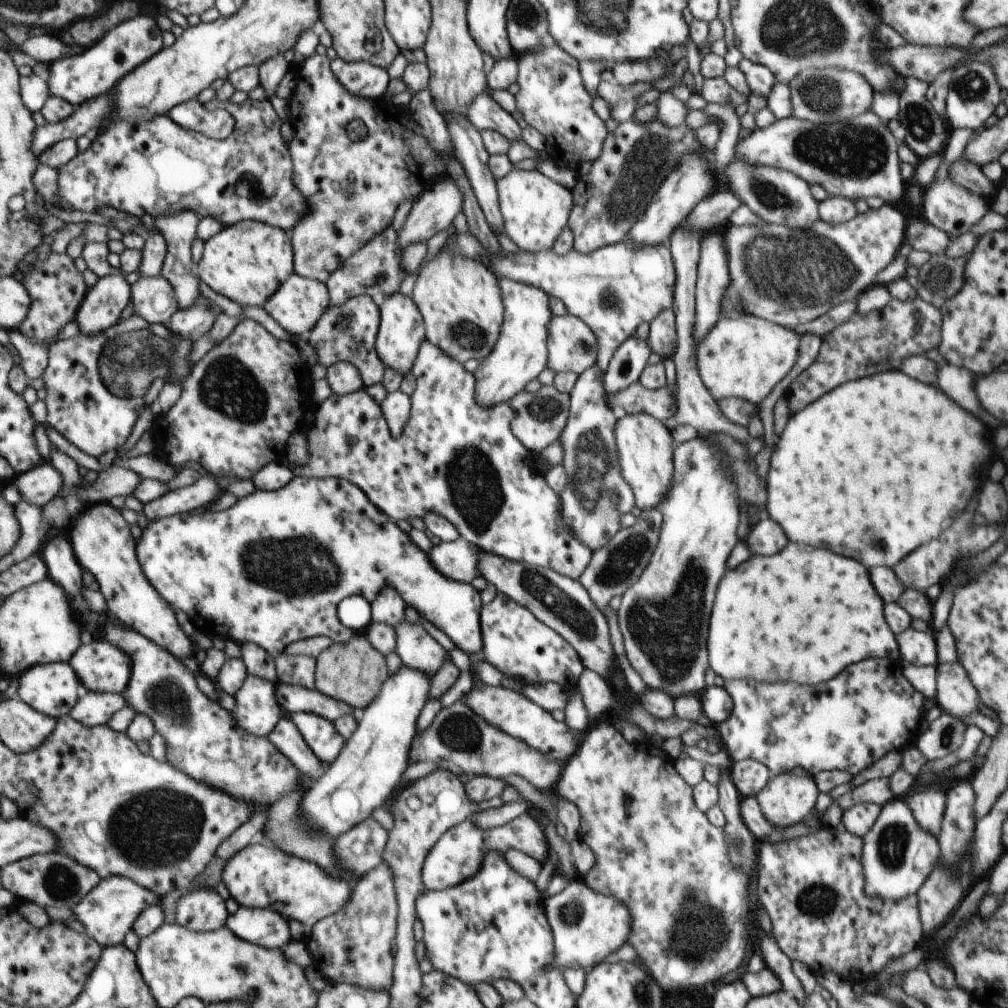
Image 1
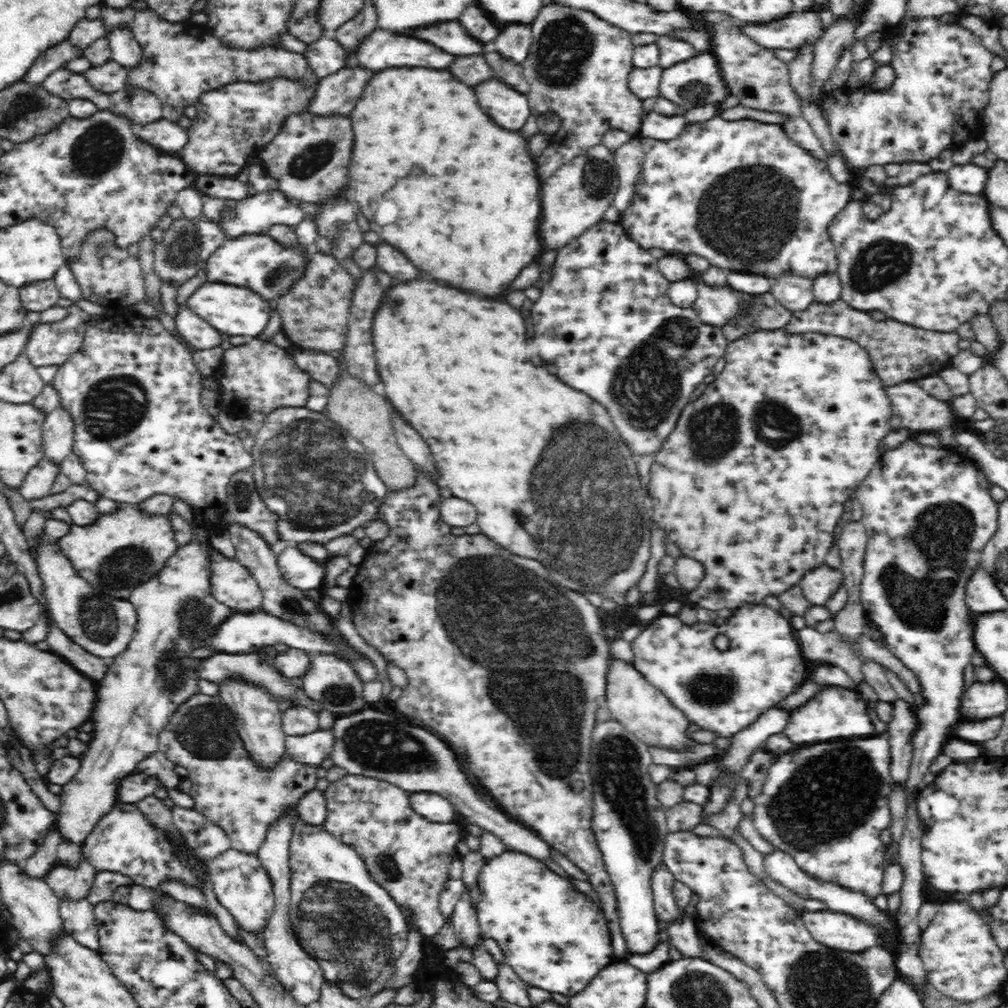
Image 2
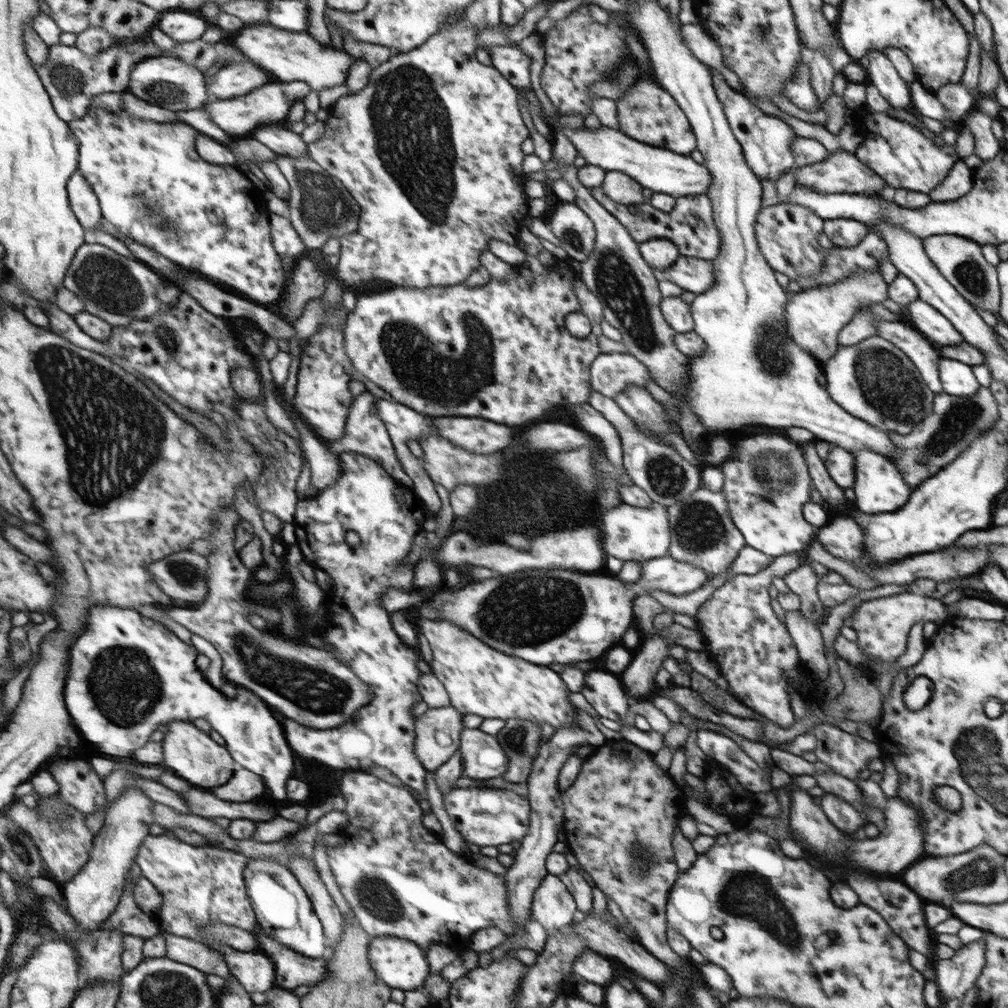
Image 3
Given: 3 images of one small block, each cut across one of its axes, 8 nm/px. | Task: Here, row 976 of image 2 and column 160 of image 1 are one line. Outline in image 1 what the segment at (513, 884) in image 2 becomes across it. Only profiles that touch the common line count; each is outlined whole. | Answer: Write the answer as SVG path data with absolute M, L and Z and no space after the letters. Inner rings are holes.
M297 476L286 488L278 491L259 489L251 496L240 499L232 508L222 512L210 512L209 510L206 510L204 514L186 512L175 516L166 516L166 518L160 518L160 520L148 521L148 526L144 528L142 538L138 540L138 551L140 562L143 563L148 580L172 604L176 612L178 610L188 612L197 628L210 636L222 637L224 640L238 640L238 642L242 642L242 645L248 642L260 644L274 658L284 654L285 650L296 642L310 640L318 636L330 636L335 643L351 642L358 633L352 628L348 628L340 620L340 604L346 598L355 595L362 596L371 604L388 586L396 588L406 600L406 604L414 606L425 621L431 622L441 632L444 632L458 649L469 656L483 653L482 609L484 605L482 593L476 591L476 588L470 583L456 582L446 575L440 574L433 566L431 559L428 558L428 554L424 550L421 551L414 542L411 542L410 536L406 532L402 532L395 521L390 520L386 514L382 514L382 511L368 499L366 492L360 490L355 483L344 478L327 477L320 479L310 478L310 476Z

